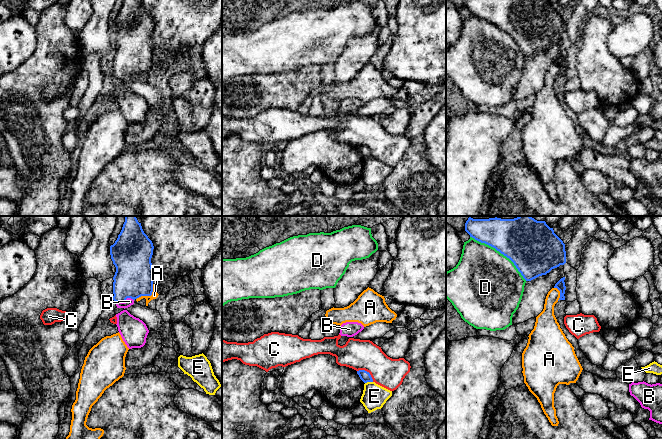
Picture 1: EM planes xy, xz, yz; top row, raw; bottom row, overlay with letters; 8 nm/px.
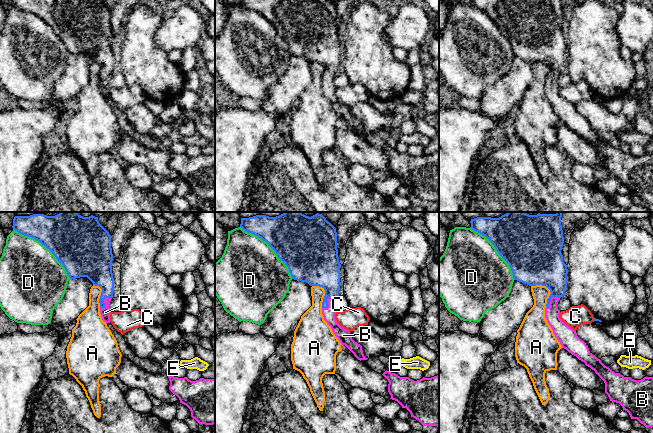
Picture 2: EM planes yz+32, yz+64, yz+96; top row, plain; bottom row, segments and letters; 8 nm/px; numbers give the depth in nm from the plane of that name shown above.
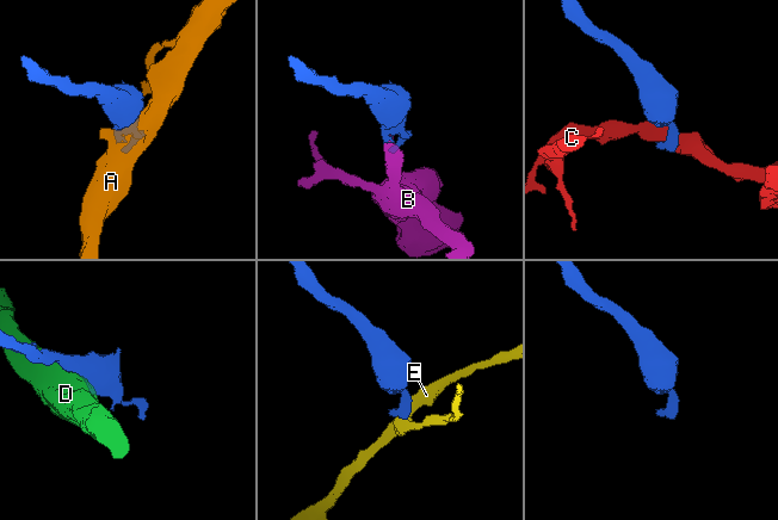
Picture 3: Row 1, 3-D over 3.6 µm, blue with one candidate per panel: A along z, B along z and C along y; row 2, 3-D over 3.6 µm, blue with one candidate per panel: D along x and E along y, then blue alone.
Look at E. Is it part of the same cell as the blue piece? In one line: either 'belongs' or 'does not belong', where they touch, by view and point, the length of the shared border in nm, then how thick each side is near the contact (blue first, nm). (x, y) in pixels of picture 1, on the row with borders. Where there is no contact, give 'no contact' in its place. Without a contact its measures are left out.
does not belong; meets blue in xz at (368, 381); contact 70 nm long; 90 nm thick on the blue side, 200 nm on the other

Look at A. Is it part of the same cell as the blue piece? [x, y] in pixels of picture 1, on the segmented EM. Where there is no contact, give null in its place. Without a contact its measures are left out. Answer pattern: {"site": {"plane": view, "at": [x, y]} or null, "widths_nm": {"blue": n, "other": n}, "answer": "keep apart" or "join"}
{"site": {"plane": "xy", "at": [148, 295]}, "widths_nm": {"blue": 300, "other": 50}, "answer": "keep apart"}

